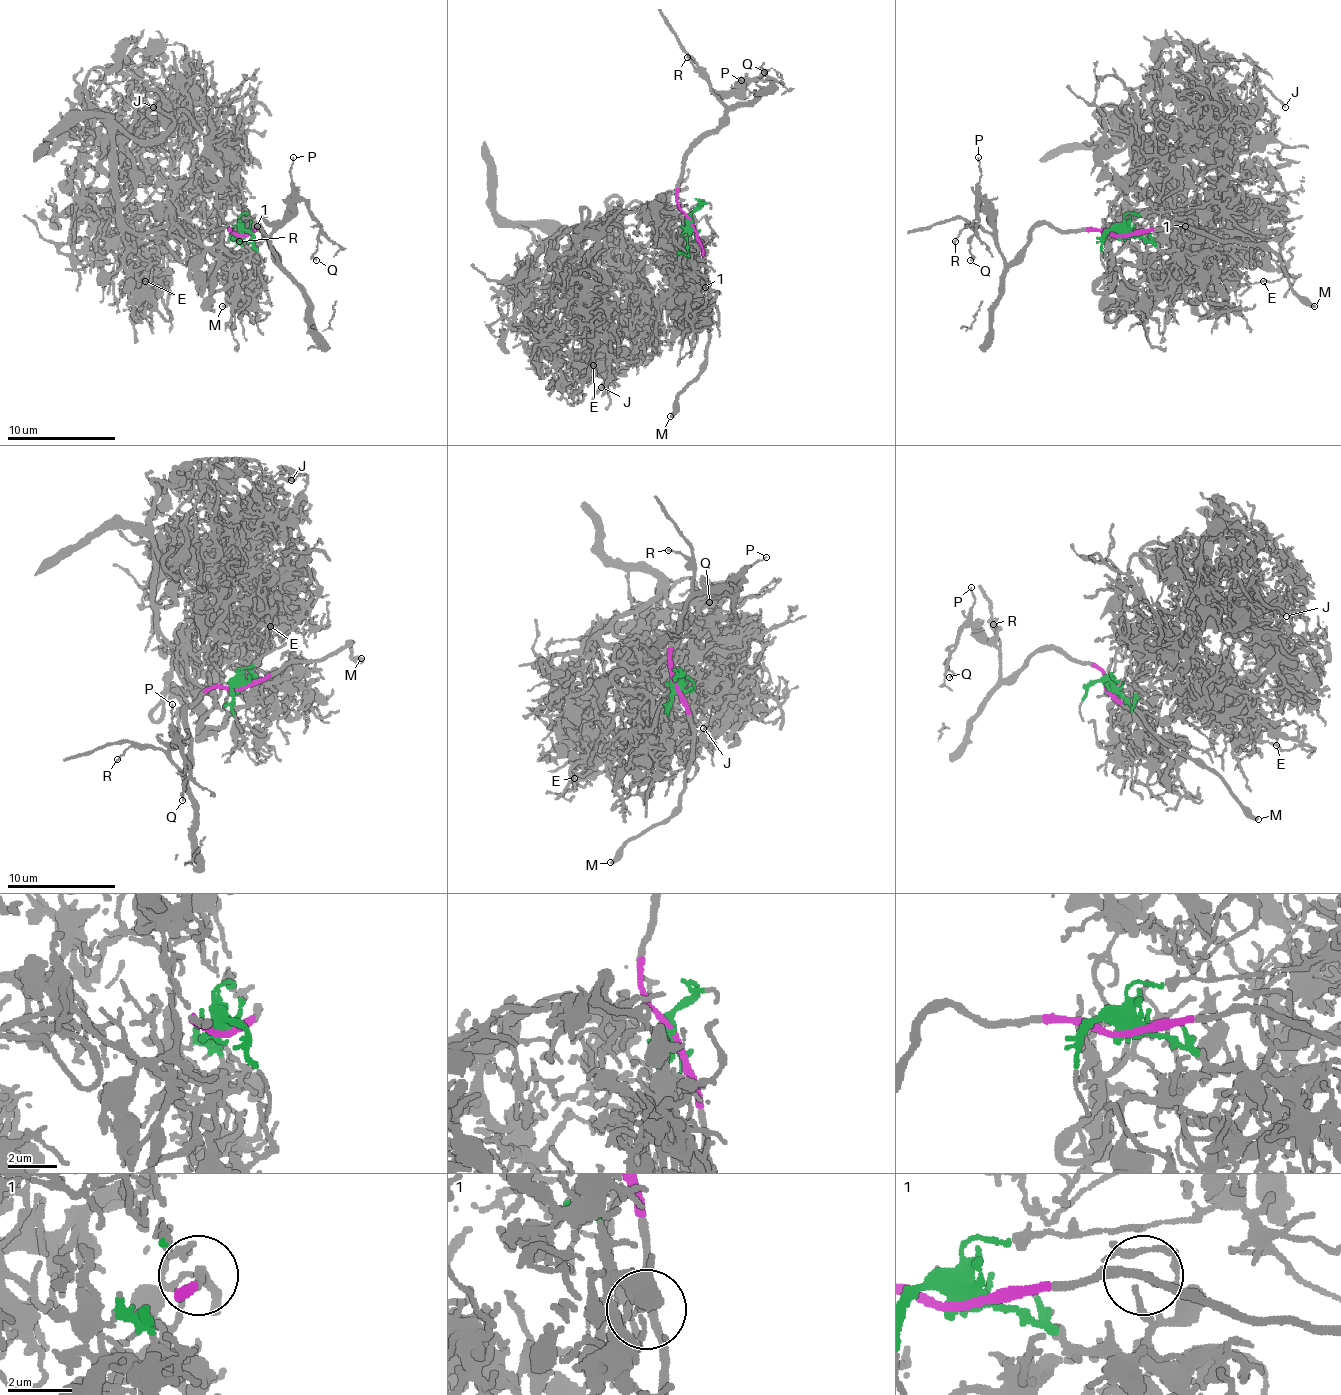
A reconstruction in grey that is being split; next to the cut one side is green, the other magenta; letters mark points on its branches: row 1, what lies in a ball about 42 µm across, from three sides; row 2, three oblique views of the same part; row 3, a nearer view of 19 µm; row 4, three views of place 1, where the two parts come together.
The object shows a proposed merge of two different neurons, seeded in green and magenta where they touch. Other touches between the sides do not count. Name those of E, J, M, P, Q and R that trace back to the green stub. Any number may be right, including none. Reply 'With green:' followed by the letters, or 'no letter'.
With green: E, J

